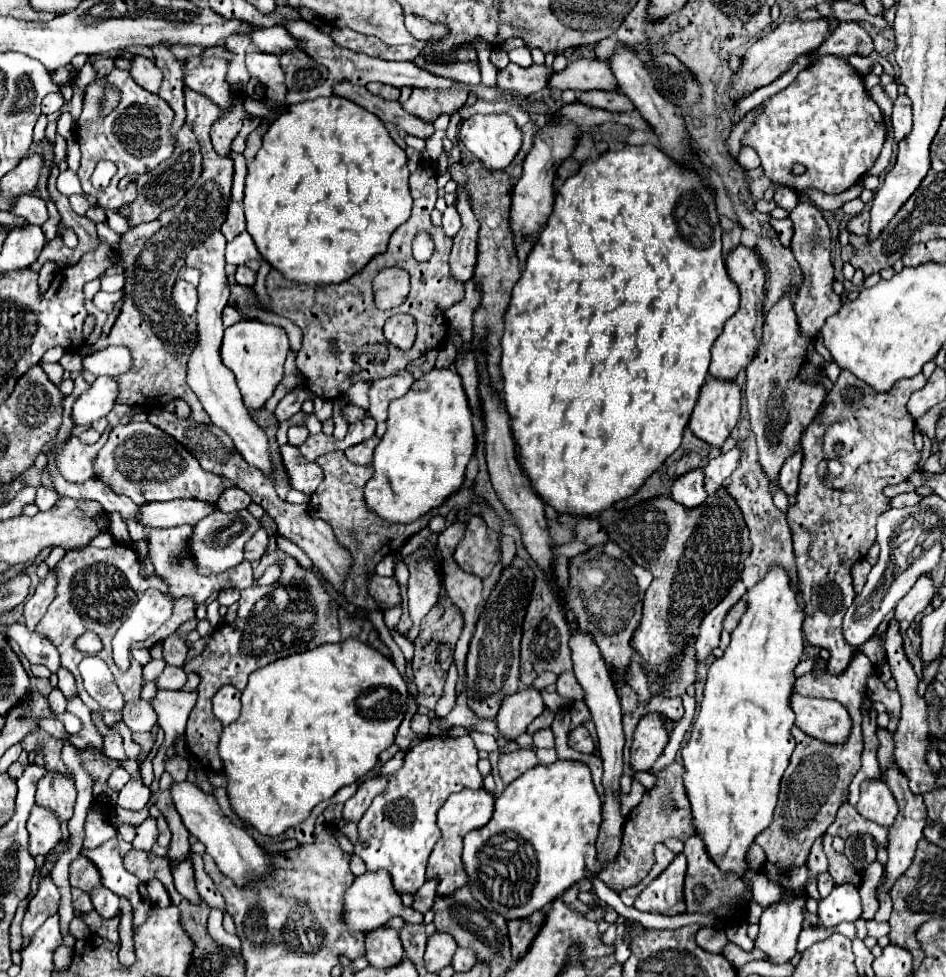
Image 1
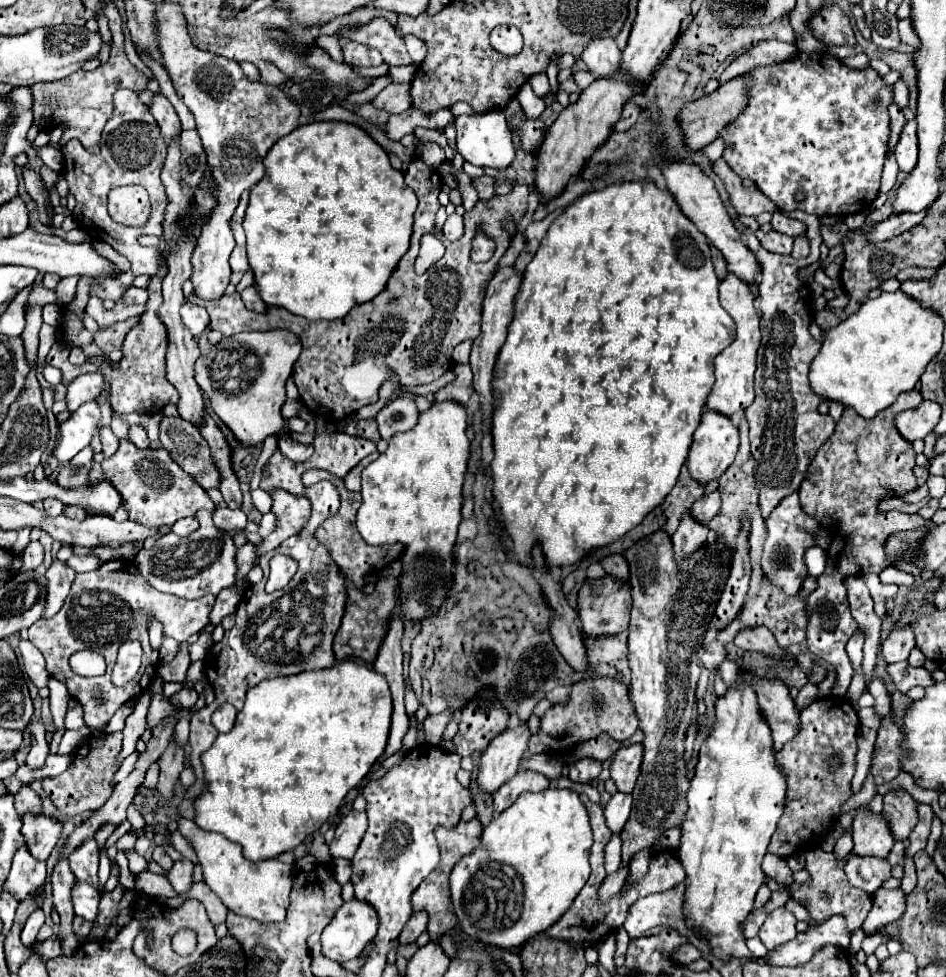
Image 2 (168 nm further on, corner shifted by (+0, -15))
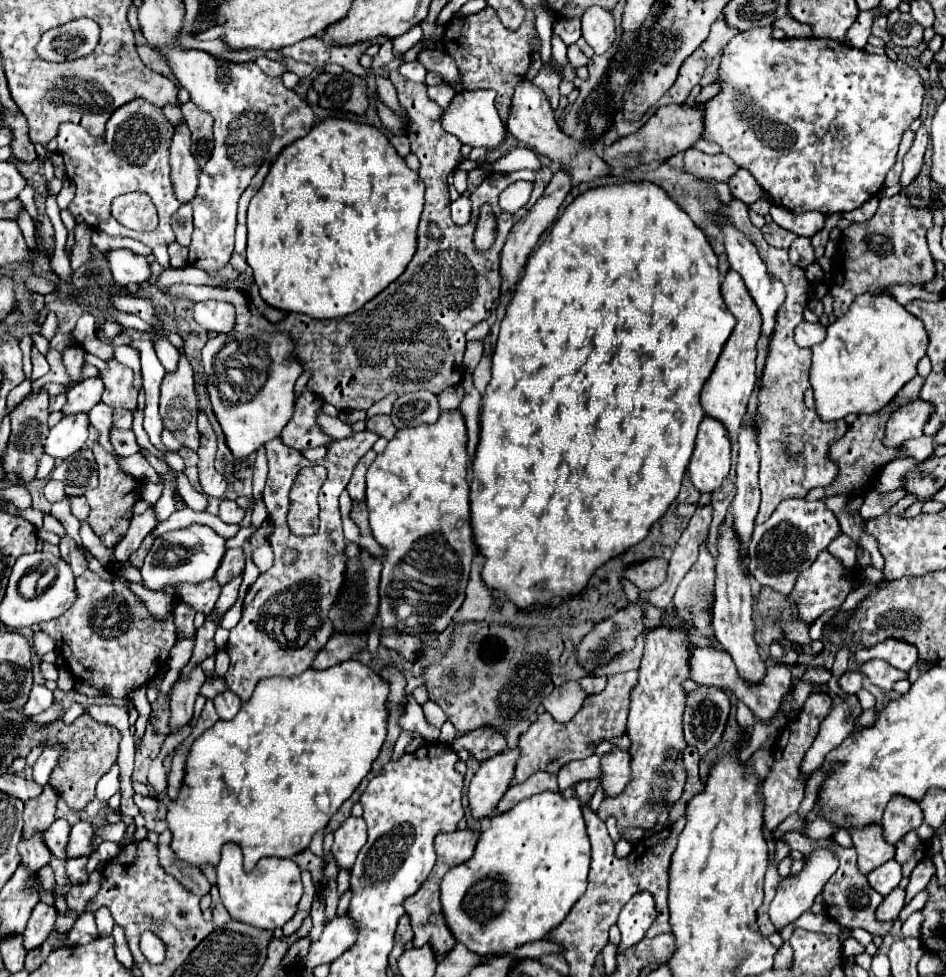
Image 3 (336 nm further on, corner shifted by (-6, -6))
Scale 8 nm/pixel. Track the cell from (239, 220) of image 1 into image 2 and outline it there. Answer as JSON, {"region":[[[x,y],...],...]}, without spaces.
{"region":[[[245,191],[245,193],[241,195],[241,201],[239,201],[237,211],[235,211],[235,215],[233,215],[233,235],[235,235],[237,245],[245,245],[245,233],[243,233],[243,215],[245,215],[247,201],[249,201],[249,191]]]}

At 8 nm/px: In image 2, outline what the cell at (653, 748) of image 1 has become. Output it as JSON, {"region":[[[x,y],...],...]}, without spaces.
{"region":[[[641,745],[623,747],[613,755],[613,761],[609,765],[611,779],[617,785],[617,791],[631,793],[635,787],[635,779],[639,775],[641,767]]]}

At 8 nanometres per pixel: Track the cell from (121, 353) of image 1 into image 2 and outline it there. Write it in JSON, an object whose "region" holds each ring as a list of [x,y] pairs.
{"region":[[[87,373],[77,377],[67,389],[67,409],[69,413],[77,411],[83,403],[95,401],[95,397],[103,391],[103,377],[99,373]]]}

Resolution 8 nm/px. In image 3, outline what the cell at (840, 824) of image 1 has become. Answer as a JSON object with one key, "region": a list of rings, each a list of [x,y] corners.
{"region":[[[909,832],[907,836],[903,836],[895,844],[895,848],[897,848],[895,860],[901,864],[903,876],[909,876],[911,870],[917,866],[917,862],[921,862],[925,858],[925,844],[917,838],[915,832]]]}

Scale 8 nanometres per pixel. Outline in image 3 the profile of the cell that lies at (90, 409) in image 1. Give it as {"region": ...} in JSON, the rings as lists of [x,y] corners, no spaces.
{"region":[[[89,414],[65,416],[57,426],[51,428],[45,440],[45,454],[65,460],[85,446],[89,438]]]}

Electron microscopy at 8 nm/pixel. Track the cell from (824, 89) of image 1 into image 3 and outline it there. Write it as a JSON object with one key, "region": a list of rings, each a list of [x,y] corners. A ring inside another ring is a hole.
{"region":[[[755,28],[737,34],[725,48],[721,56],[721,68],[719,68],[719,78],[723,80],[721,92],[711,98],[705,104],[705,132],[703,136],[707,140],[713,140],[721,146],[721,152],[727,154],[739,168],[747,168],[759,186],[771,196],[771,200],[779,206],[789,208],[795,214],[807,212],[807,210],[817,210],[823,214],[835,214],[835,212],[851,212],[871,200],[873,196],[879,194],[879,190],[885,184],[887,172],[893,168],[895,158],[897,158],[897,146],[901,142],[903,132],[909,128],[909,124],[919,116],[921,112],[921,102],[923,102],[923,80],[919,74],[907,66],[903,60],[889,60],[885,54],[869,54],[865,50],[849,48],[843,42],[831,42],[831,40],[817,40],[817,38],[785,38],[777,40],[773,38],[773,28]],[[771,62],[777,62],[775,68],[771,68]]]}

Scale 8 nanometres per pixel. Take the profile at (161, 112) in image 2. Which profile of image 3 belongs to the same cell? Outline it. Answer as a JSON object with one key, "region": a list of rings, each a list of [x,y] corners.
{"region":[[[179,122],[175,126],[175,134],[171,140],[171,178],[175,184],[175,194],[179,202],[189,202],[195,196],[199,186],[199,172],[189,146],[191,146],[191,132],[185,126],[187,122]]]}

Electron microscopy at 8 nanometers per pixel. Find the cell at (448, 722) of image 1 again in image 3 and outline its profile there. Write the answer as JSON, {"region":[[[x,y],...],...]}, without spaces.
{"region":[[[447,720],[443,726],[440,728],[440,736],[438,740],[445,744],[450,744],[455,738],[457,738],[458,732],[456,731],[454,725]]]}

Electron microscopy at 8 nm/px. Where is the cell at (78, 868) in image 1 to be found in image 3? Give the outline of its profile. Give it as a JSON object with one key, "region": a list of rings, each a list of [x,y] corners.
{"region":[[[59,818],[59,820],[55,820],[47,830],[45,830],[45,844],[49,846],[49,850],[53,852],[53,856],[55,858],[59,858],[59,860],[67,860],[67,836],[69,836],[69,830],[71,830],[71,826],[63,820],[63,818]]]}

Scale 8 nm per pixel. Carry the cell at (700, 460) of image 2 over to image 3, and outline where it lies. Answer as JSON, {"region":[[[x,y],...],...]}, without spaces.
{"region":[[[703,418],[697,444],[689,462],[689,476],[699,492],[713,492],[723,484],[731,470],[731,440],[715,418]]]}

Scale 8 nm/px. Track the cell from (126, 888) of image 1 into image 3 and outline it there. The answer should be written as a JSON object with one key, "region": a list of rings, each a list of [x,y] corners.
{"region":[[[77,822],[71,828],[69,844],[67,844],[67,856],[79,858],[79,856],[91,856],[95,840],[95,828],[91,822]]]}

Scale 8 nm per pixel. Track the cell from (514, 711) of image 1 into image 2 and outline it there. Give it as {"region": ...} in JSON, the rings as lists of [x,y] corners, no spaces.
{"region":[[[521,725],[519,729],[505,729],[503,735],[497,735],[497,739],[489,743],[477,765],[477,787],[483,793],[493,795],[519,771],[519,761],[527,751],[529,737],[527,725]]]}

